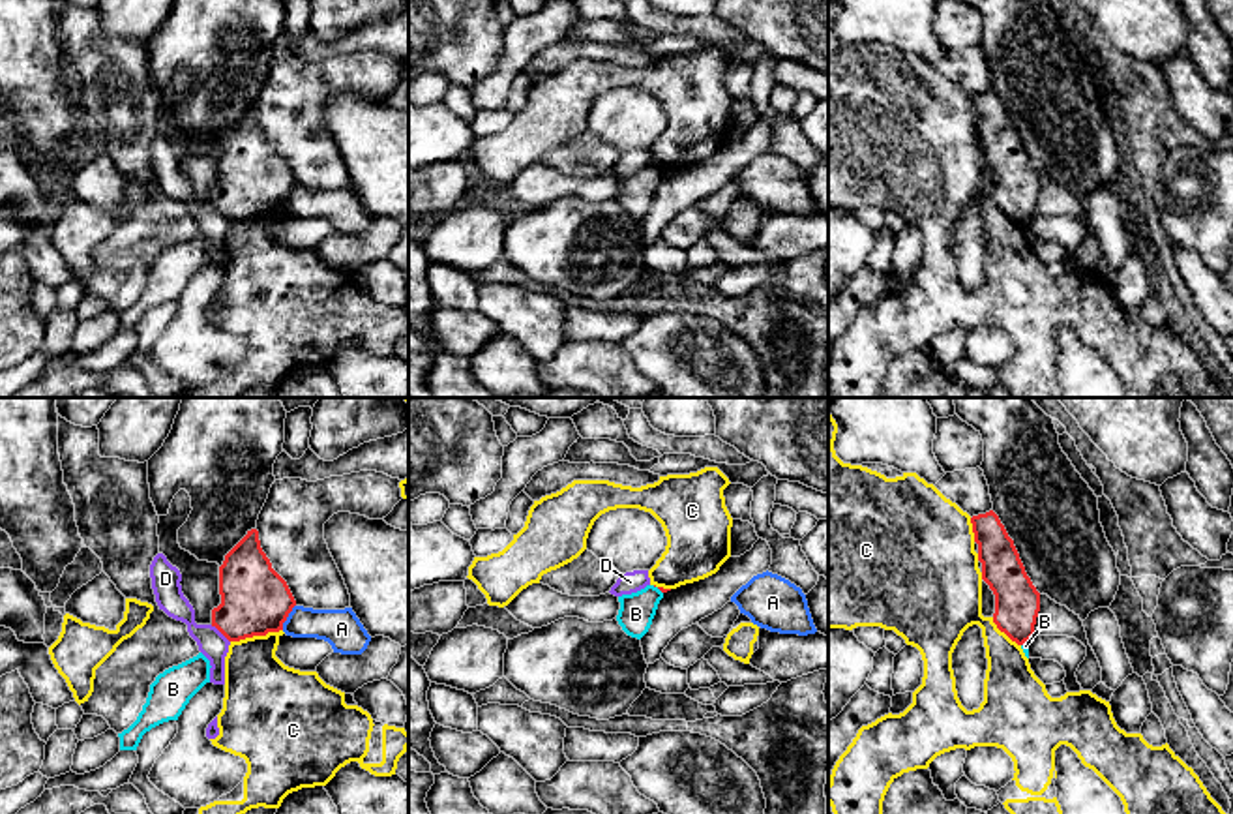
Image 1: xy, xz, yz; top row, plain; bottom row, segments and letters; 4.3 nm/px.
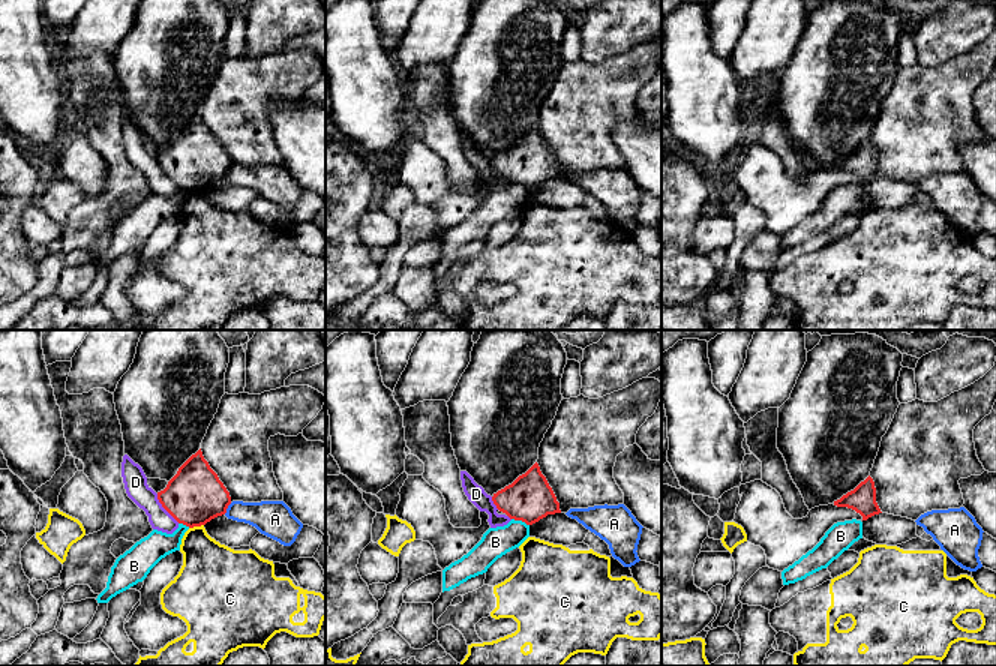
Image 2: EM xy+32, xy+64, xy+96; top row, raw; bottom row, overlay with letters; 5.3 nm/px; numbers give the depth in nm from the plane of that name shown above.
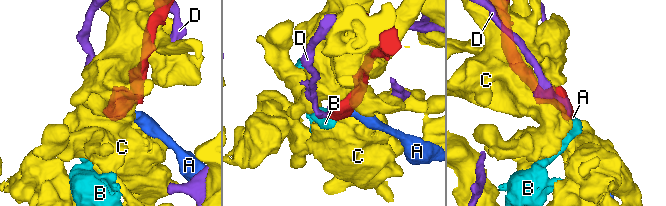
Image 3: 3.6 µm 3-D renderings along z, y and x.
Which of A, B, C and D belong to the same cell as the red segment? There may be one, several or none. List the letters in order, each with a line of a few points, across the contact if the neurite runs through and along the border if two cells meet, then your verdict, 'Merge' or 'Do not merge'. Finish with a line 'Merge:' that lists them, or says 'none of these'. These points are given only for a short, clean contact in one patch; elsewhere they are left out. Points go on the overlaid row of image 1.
A: Line: xy (295, 604), (282, 629). Do not merge
B: Line: xz (653, 586), (662, 593). Do not merge
C: Do not merge
D: Do not merge
Merge: none of these

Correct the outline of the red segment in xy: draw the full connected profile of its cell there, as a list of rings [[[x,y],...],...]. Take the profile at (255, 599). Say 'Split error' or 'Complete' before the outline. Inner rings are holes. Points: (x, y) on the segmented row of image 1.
Complete. [[[259,531],[247,535],[219,566],[221,604],[212,610],[212,626],[229,641],[283,630],[296,606],[287,581],[272,568],[260,548]]]

